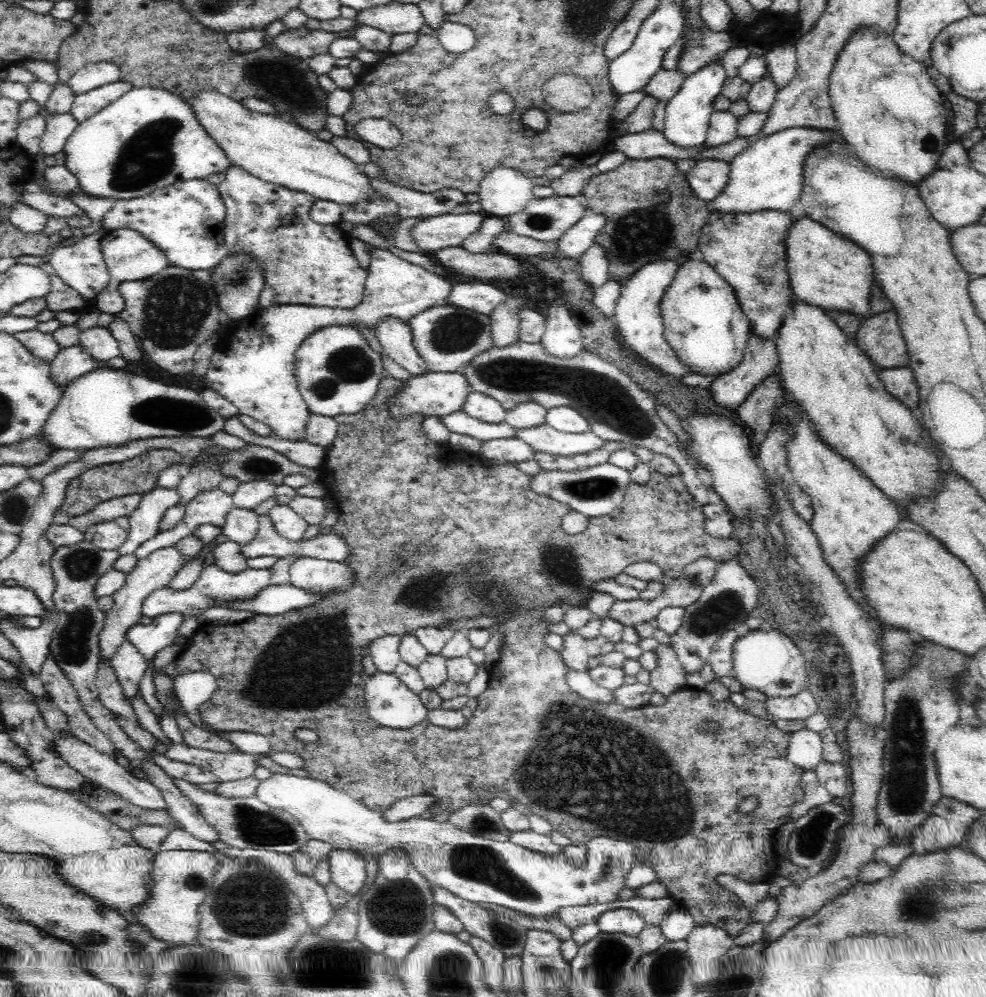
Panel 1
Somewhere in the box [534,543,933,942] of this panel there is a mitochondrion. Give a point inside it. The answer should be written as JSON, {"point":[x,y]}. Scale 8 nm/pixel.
{"point":[907,741]}

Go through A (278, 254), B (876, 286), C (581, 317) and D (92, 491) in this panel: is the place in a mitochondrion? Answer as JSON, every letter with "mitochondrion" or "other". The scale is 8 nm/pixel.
{"A":"mitochondrion","B":"other","C":"other","D":"other"}

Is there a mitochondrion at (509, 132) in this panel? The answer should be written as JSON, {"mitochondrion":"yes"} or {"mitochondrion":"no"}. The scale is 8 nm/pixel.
{"mitochondrion":"no"}

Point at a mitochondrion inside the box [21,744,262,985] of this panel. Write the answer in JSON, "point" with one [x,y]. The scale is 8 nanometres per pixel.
{"point":[195,880]}

